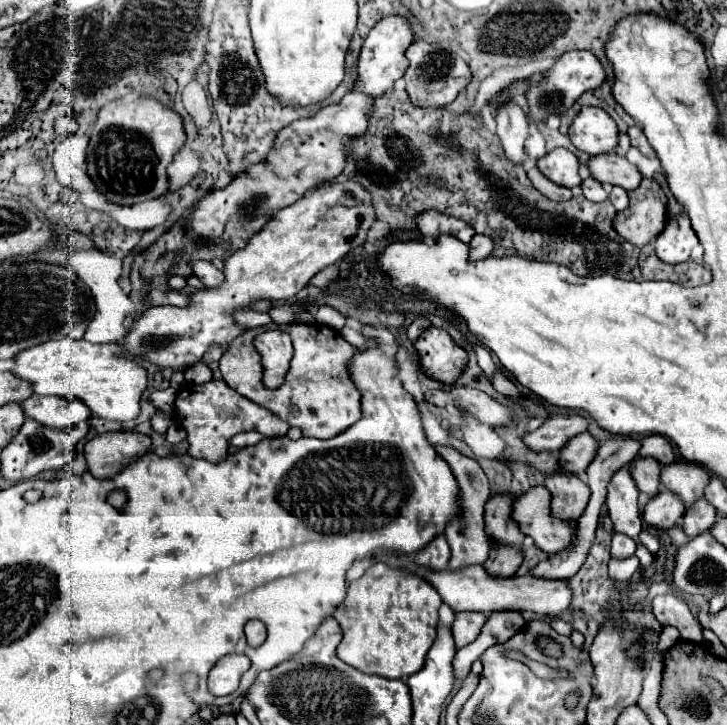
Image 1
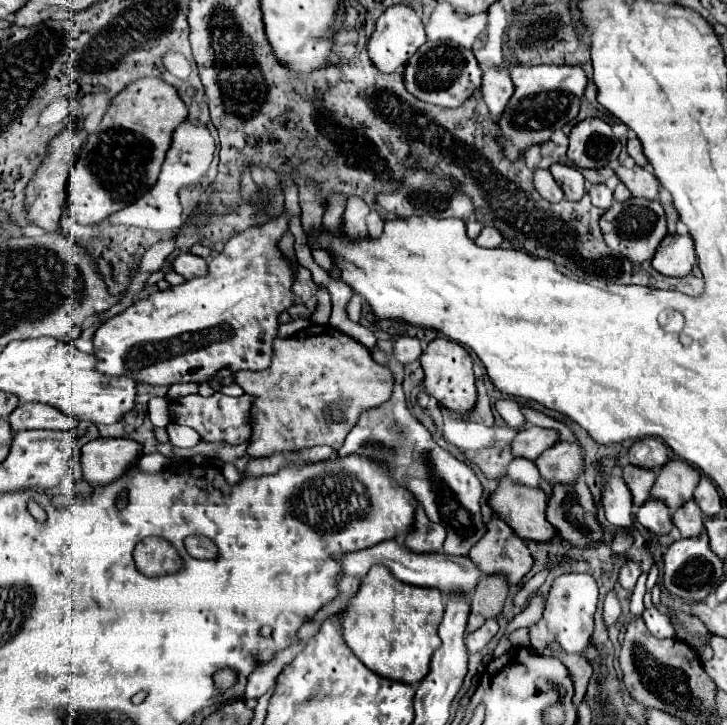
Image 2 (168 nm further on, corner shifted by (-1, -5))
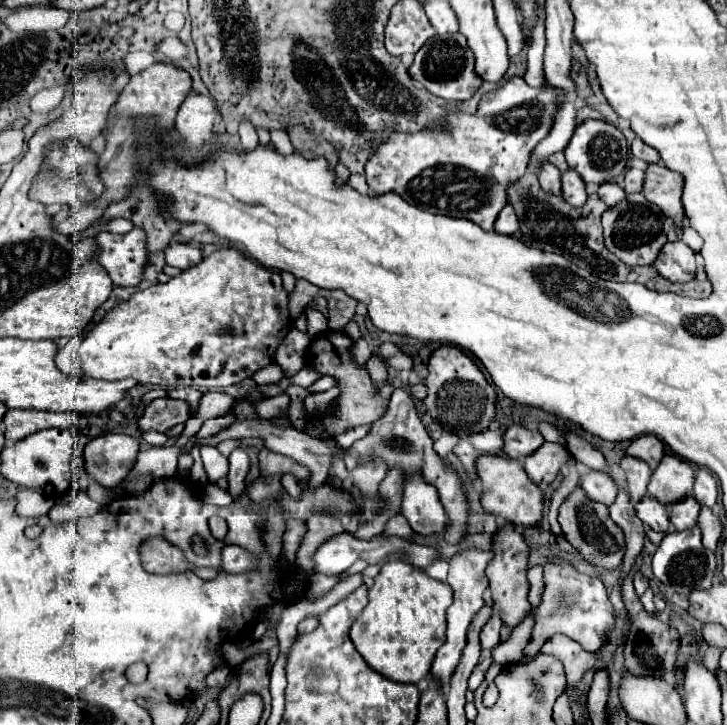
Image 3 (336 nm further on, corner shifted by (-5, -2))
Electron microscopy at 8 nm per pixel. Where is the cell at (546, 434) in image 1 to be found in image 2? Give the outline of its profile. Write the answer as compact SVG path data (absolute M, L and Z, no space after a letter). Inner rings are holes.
M530 426L516 434L512 440L512 454L522 456L528 460L536 460L544 450L554 446L558 442L558 432L550 428Z

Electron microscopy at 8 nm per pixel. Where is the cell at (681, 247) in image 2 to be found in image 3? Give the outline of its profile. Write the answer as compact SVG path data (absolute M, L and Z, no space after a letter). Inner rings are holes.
M682 241L666 243L654 261L656 271L670 283L686 283L696 275L696 261L690 247Z

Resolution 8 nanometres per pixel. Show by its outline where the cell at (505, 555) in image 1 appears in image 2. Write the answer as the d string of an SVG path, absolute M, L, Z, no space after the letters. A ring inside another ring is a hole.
M502 574L482 576L472 598L470 598L470 616L468 630L480 628L488 618L500 614L508 596L508 582Z

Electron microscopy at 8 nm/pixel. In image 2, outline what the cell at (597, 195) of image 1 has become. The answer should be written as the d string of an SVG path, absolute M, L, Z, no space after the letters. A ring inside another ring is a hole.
M594 184L594 186L588 190L588 194L590 194L592 204L598 206L598 208L602 208L602 210L608 210L608 208L612 206L612 202L614 202L612 190L610 190L606 184Z

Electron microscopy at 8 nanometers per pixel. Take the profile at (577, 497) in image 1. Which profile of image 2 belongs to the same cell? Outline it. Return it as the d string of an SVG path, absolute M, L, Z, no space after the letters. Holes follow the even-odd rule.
M578 480L576 484L554 484L552 496L548 500L546 510L548 522L558 530L558 534L566 540L570 540L578 548L588 548L596 544L602 538L602 528L596 520L596 502L586 482Z

